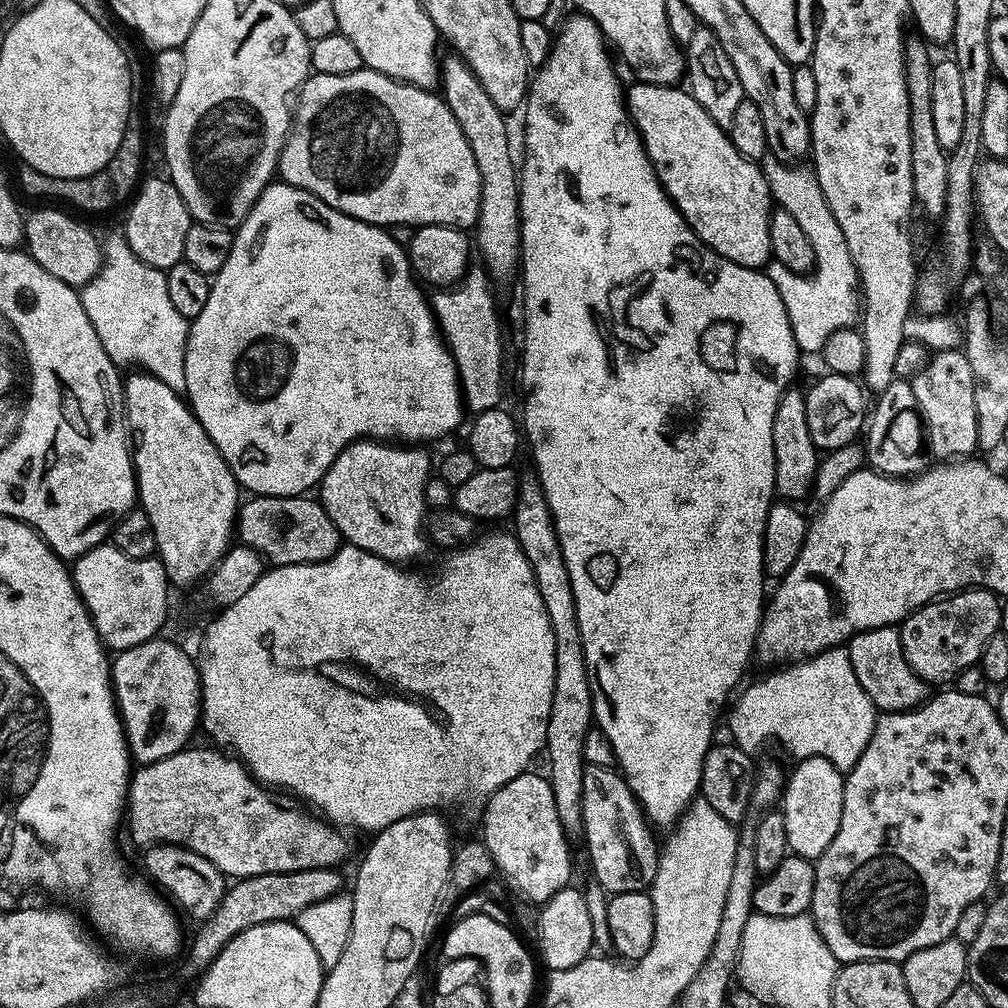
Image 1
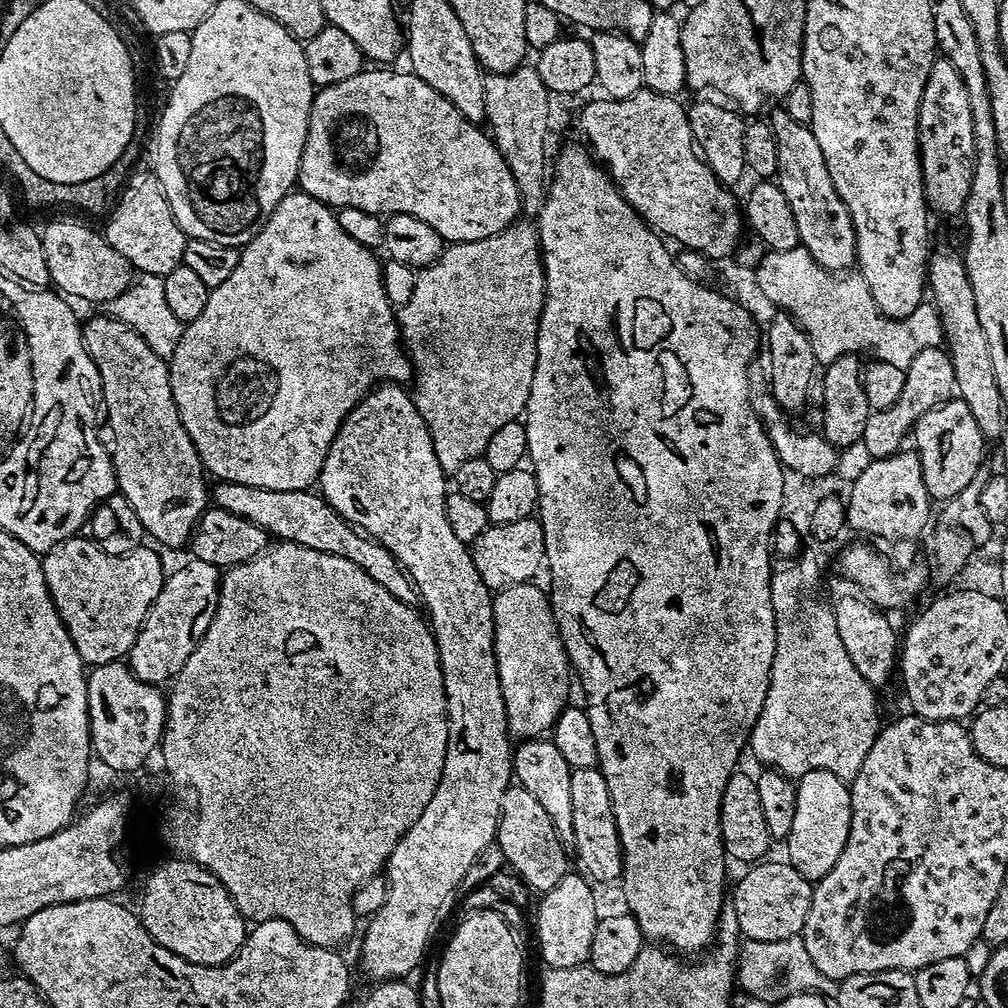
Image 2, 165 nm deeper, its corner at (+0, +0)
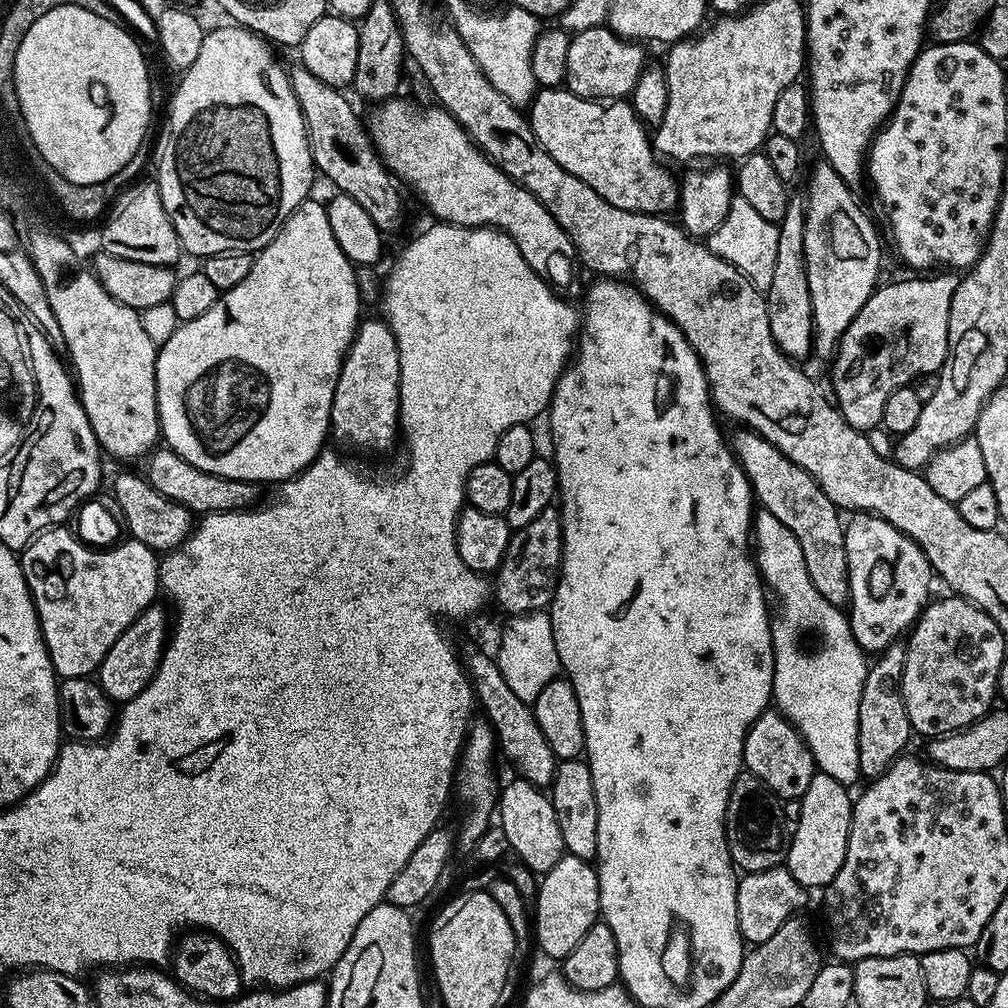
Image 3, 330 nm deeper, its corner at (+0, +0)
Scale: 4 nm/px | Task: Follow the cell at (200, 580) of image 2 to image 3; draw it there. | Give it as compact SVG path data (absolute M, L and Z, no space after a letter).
M159 606L147 608L134 623L120 635L118 642L110 646L106 658L102 658L98 669L98 683L113 702L127 702L142 694L142 690L154 678L160 665L160 655L170 635L170 616Z

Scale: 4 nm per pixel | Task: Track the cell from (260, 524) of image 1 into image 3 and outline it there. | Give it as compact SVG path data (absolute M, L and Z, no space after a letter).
M132 472L118 473L116 481L112 484L112 496L116 499L115 507L122 517L127 535L133 540L142 542L157 554L167 554L173 548L180 547L185 538L192 533L194 527L192 511L156 492L143 475L135 476Z

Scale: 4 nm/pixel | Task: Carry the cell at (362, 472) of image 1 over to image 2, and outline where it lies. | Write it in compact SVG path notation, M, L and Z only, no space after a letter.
M385 382L376 385L367 396L364 396L357 402L354 410L350 410L350 414L344 420L344 424L338 430L338 434L326 454L326 462L322 466L318 481L318 492L323 496L325 502L330 507L333 507L342 518L355 525L365 536L373 538L373 540L384 546L394 556L397 563L401 565L405 574L412 581L413 586L416 588L416 595L422 601L422 604L424 600L425 609L423 608L423 611L426 613L427 623L432 629L432 637L436 640L436 649L438 650L440 669L442 670L442 682L444 683L444 693L446 694L446 710L448 711L446 758L442 766L440 785L434 790L434 798L430 798L430 802L426 802L426 810L422 810L418 822L414 822L414 826L410 826L410 830L406 830L406 834L398 842L398 846L394 846L394 850L390 854L386 865L386 879L388 881L386 902L382 902L380 909L367 921L368 929L365 930L364 941L360 944L360 968L372 979L372 982L383 982L393 978L407 977L407 972L412 972L419 966L420 959L423 958L424 951L427 950L428 943L432 940L432 931L435 930L436 923L439 922L440 915L444 912L444 907L451 902L452 895L458 892L462 878L466 878L466 870L470 870L474 858L478 858L480 851L495 841L496 831L500 825L502 798L514 780L514 744L509 735L508 707L504 701L503 694L504 682L500 678L499 664L496 661L495 654L494 596L486 586L486 582L482 582L482 574L478 574L478 566L474 566L471 547L464 544L462 538L456 537L454 530L450 530L450 522L446 522L446 502L444 498L449 491L450 484L449 481L448 484L444 481L444 476L446 476L446 469L438 462L438 454L434 450L434 442L430 438L430 430L426 426L422 414L416 408L416 401L410 395L409 389L399 384Z

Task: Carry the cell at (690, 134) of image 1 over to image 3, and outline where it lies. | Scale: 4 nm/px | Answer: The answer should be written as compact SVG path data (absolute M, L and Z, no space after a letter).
M563 87L540 88L531 100L530 110L532 133L546 154L550 154L562 170L598 190L610 206L631 212L668 214L679 205L677 177L672 177L654 155L649 129L627 99L601 102L575 96Z

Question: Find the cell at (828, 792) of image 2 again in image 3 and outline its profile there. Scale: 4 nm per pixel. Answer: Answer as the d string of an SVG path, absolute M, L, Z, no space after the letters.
M817 771L810 786L806 786L806 794L798 801L800 817L796 820L796 829L793 832L791 829L790 832L790 843L786 848L786 866L806 890L827 888L846 858L854 803L853 797L848 797L848 792L845 784L830 778L825 772Z

